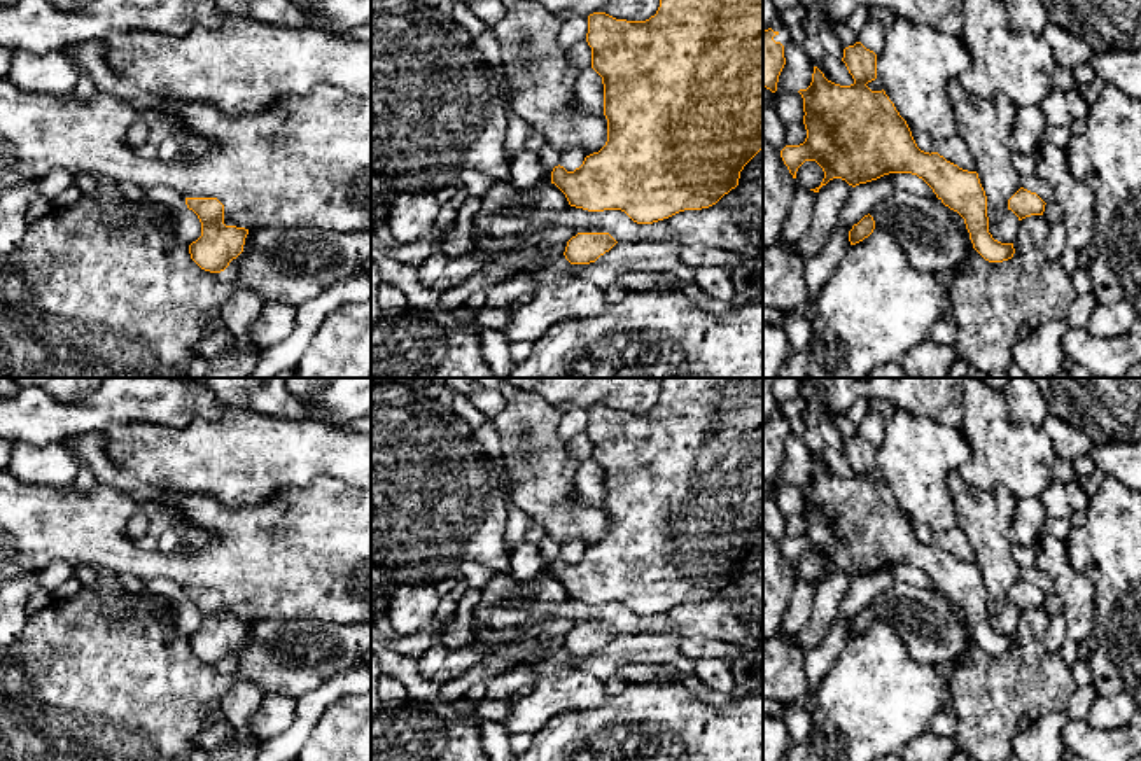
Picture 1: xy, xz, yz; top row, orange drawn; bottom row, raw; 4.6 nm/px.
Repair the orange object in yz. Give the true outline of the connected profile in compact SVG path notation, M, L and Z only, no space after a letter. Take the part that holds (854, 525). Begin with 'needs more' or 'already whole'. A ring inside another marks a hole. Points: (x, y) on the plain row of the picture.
already whole; M856 434L844 441L842 453L854 471L850 478L828 472L814 458L810 478L798 483L807 530L780 542L793 570L805 553L816 553L824 563L821 577L810 581L814 584L833 570L856 579L889 565L917 567L964 611L973 640L985 653L1012 651L1013 635L1001 635L989 625L987 588L978 565L959 560L938 544L920 542L886 483L866 478L877 471L877 446Z

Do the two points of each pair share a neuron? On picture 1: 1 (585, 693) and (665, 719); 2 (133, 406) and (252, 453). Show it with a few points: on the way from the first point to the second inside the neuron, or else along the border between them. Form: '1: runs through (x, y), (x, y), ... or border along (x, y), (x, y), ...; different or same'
1: border along (613, 697), (597, 705), (566, 711); different
2: border along (217, 410), (184, 424), (139, 424); different

